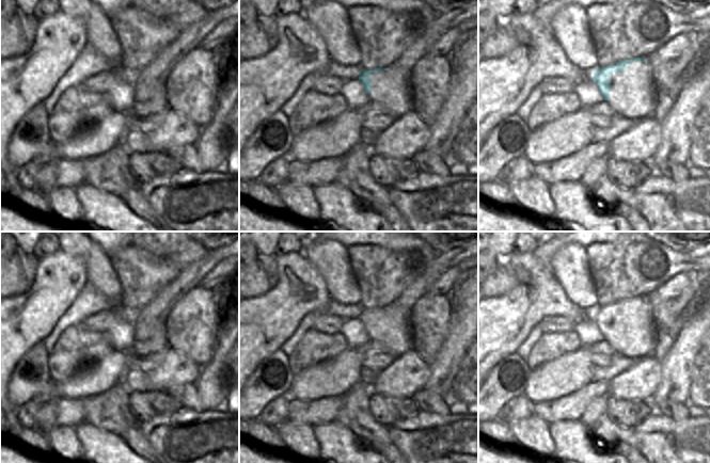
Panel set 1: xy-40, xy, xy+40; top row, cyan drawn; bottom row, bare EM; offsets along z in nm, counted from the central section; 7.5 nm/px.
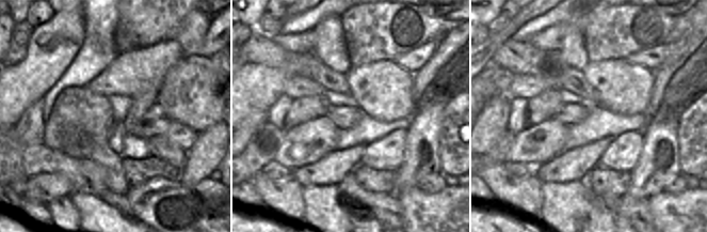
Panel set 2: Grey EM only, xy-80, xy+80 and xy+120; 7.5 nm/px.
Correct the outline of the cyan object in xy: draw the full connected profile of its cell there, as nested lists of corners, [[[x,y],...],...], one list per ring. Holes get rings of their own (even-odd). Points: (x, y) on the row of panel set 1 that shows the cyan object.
[[[375,68],[373,70],[361,70],[361,74],[359,76],[359,80],[363,84],[365,91],[367,94],[372,93],[372,80],[370,76],[373,73],[379,73],[381,70],[388,70],[388,68]]]

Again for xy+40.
[[[633,58],[631,60],[625,60],[622,62],[618,62],[612,66],[608,66],[605,68],[597,68],[594,71],[593,79],[596,82],[603,99],[609,101],[609,95],[611,93],[611,80],[610,76],[612,73],[618,73],[620,70],[627,70],[628,65],[631,62],[644,62],[645,58]]]

